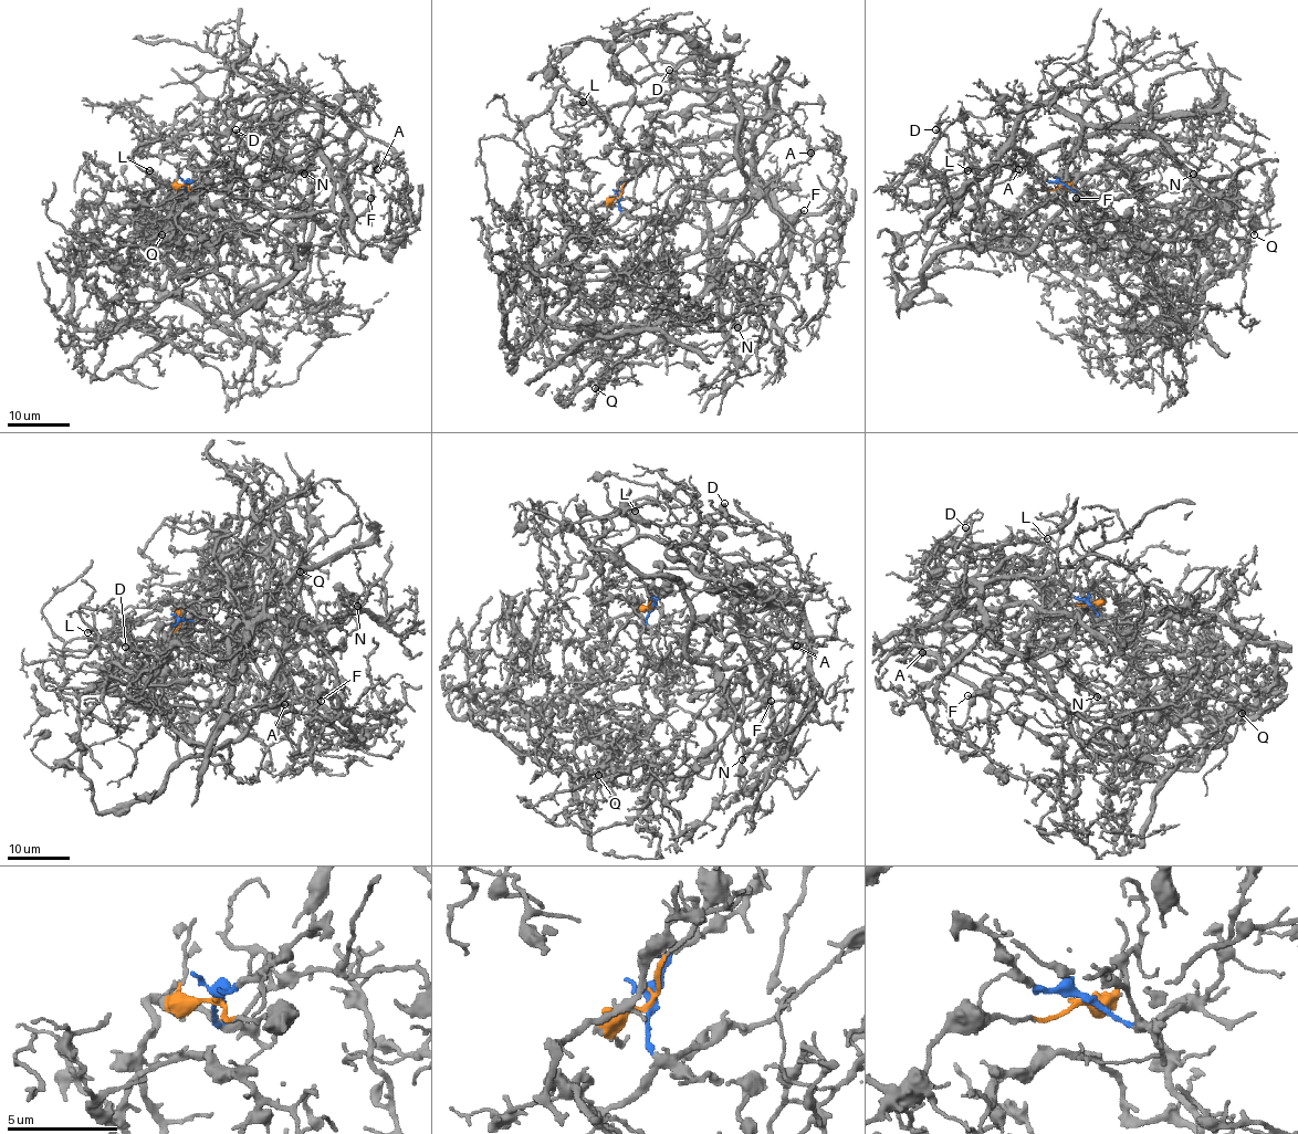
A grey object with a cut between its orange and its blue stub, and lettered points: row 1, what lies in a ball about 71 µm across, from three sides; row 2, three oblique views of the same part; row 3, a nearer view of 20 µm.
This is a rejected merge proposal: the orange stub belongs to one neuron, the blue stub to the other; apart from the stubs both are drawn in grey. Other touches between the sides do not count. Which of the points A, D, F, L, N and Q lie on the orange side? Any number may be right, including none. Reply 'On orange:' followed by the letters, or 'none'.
On orange: A, D, F, L, N

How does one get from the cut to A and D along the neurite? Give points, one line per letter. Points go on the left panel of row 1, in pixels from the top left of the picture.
A: (186, 185), (215, 208), (234, 174), (221, 146), (244, 136), (257, 159), (312, 148), (336, 178), (377, 169)
D: (186, 185), (215, 208), (221, 146), (244, 136), (257, 159), (320, 154), (333, 203), (242, 203), (234, 129)

